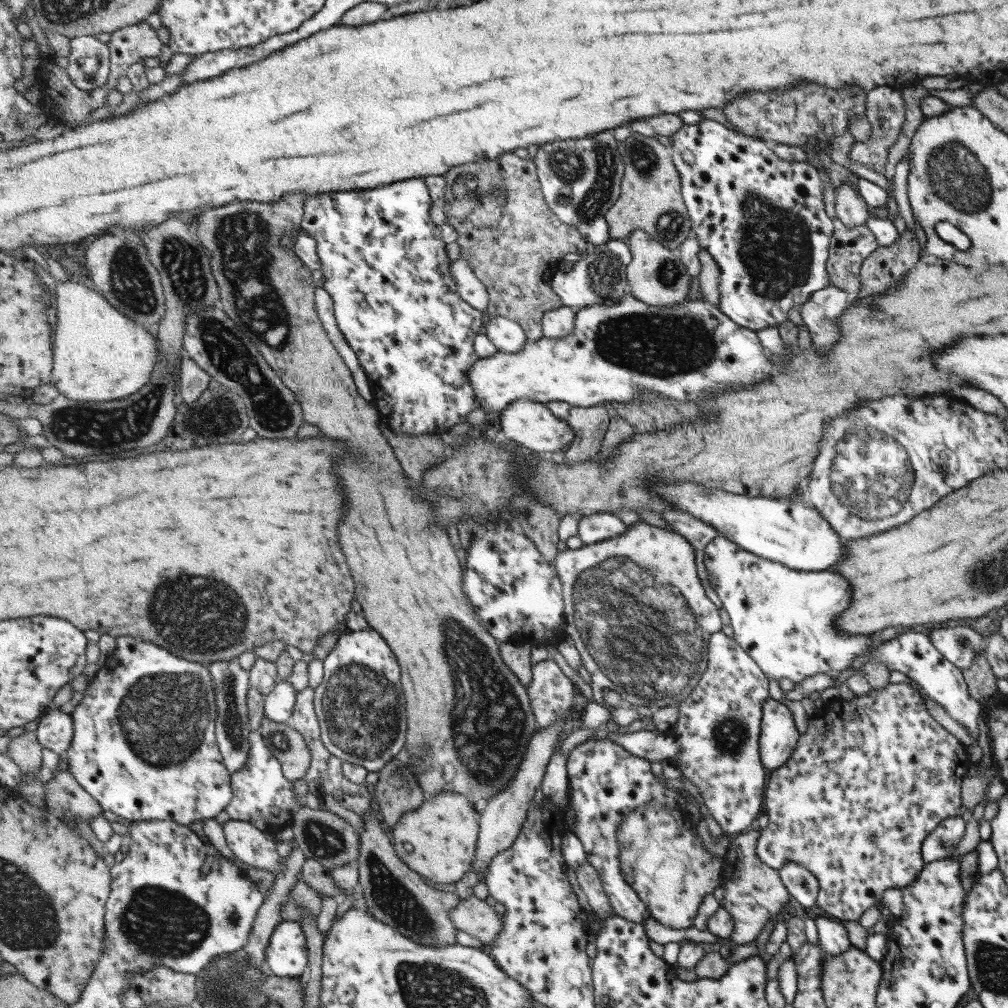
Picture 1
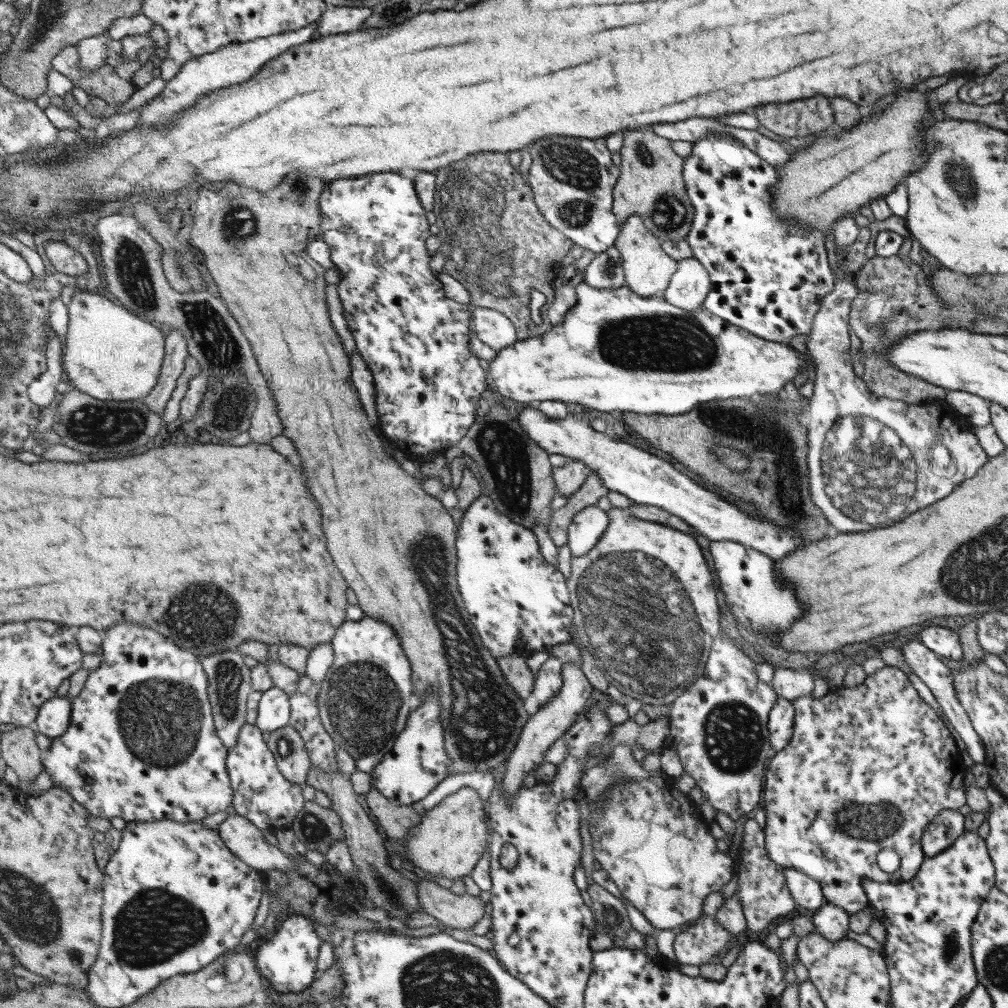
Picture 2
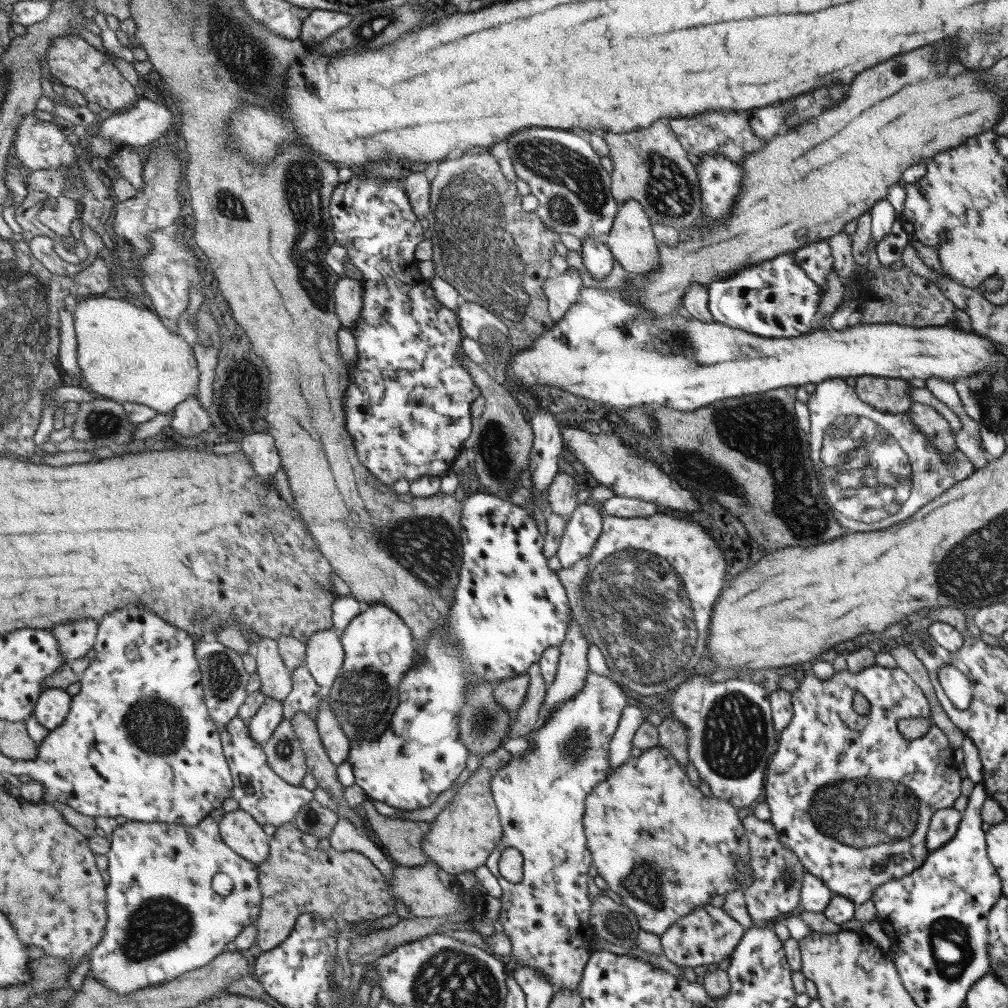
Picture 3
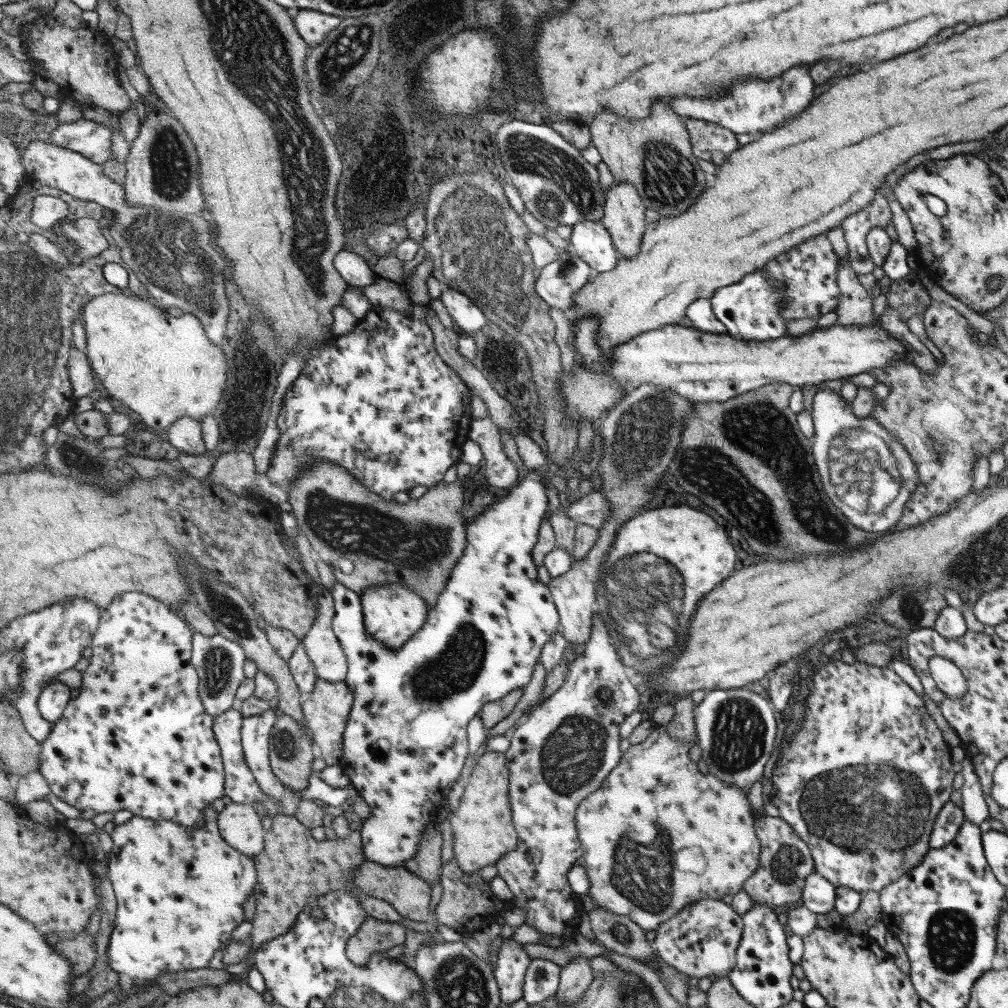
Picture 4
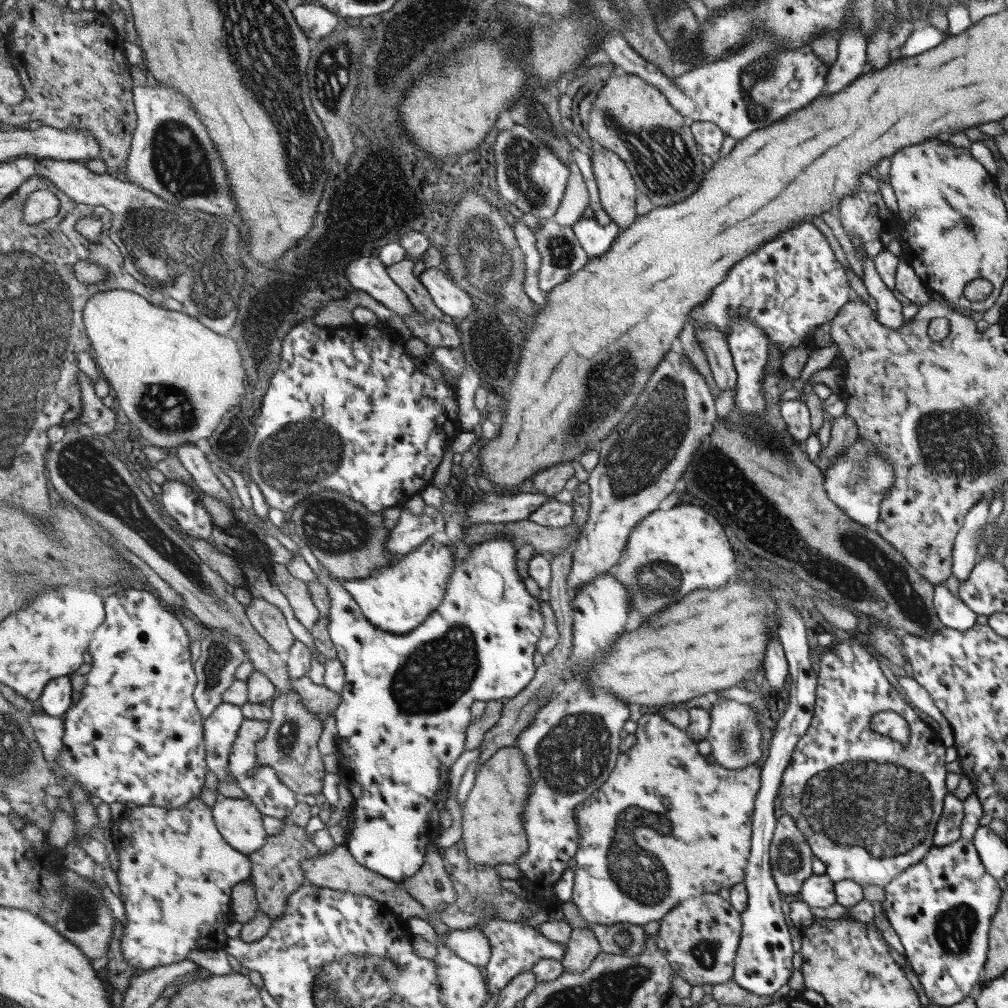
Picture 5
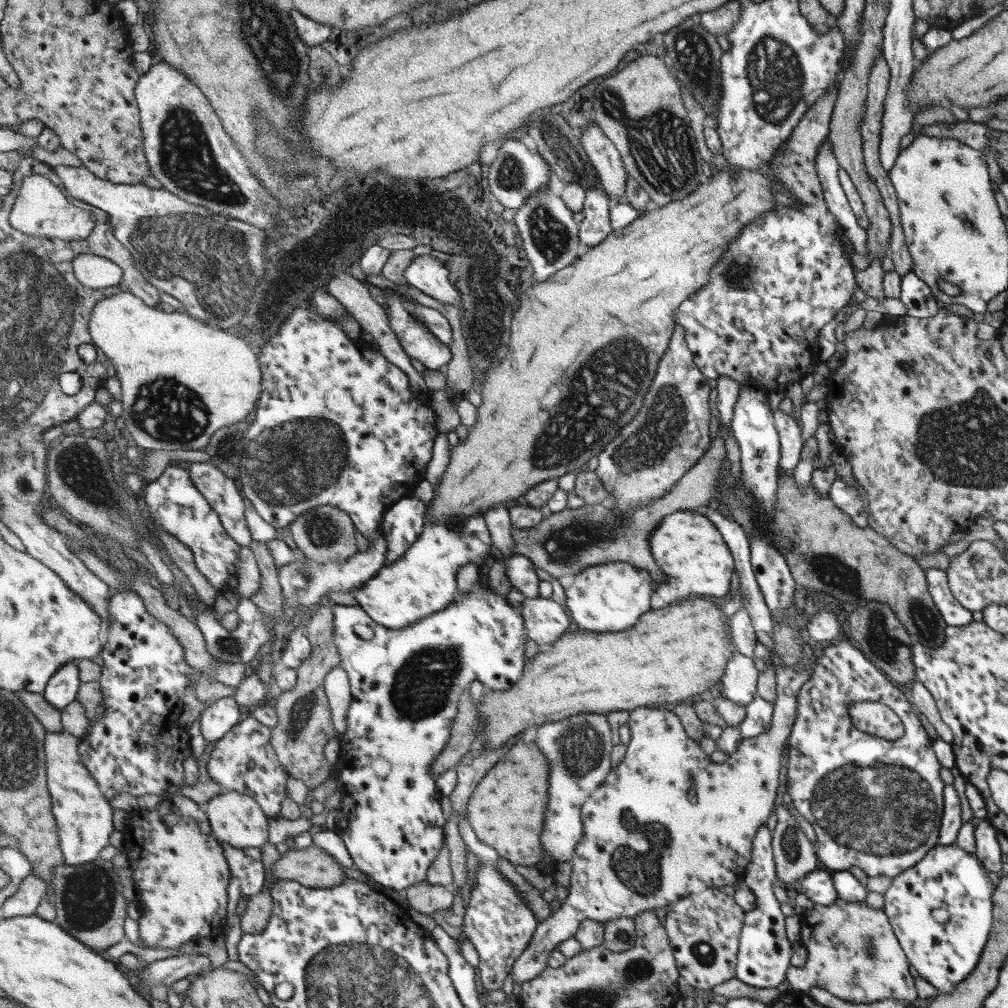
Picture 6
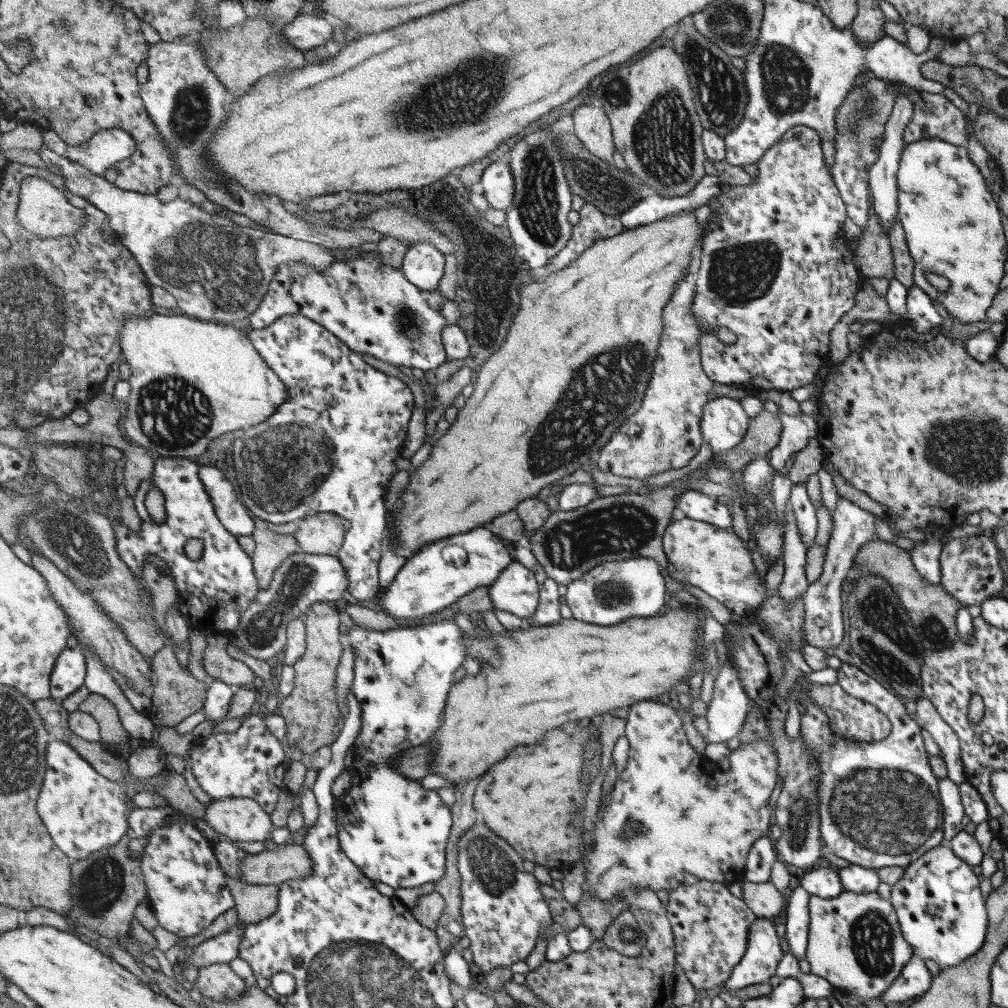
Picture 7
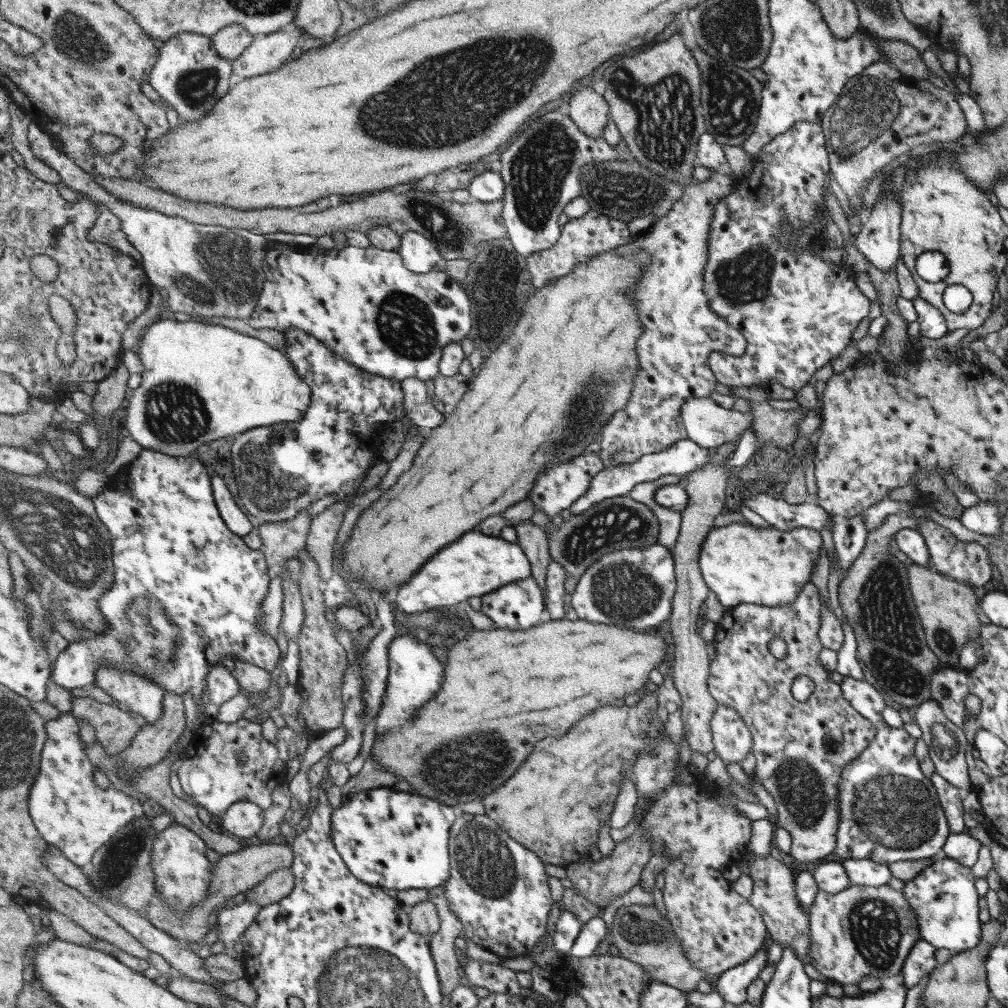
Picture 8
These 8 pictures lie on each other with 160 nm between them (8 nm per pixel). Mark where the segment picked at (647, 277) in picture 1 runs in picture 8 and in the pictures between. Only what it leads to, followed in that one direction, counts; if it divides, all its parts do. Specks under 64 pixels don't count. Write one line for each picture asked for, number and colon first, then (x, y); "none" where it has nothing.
2: (648, 269)
3: (631, 241)
4: (623, 217)
5: (618, 191)
6: (606, 157)
7: (592, 124)
8: (591, 111)

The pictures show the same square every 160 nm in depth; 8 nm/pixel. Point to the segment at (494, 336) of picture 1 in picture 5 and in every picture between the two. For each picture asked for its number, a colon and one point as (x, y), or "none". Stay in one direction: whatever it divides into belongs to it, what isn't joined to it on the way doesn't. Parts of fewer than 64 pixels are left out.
2: (493, 327)
3: (473, 318)
4: (468, 316)
5: (456, 303)

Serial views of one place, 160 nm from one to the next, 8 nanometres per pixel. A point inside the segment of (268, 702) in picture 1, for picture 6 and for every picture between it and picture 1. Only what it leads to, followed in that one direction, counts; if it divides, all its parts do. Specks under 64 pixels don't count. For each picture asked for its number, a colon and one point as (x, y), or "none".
2: (275, 710)
3: (263, 725)
4: (256, 734)
5: (262, 784)
6: (245, 761)

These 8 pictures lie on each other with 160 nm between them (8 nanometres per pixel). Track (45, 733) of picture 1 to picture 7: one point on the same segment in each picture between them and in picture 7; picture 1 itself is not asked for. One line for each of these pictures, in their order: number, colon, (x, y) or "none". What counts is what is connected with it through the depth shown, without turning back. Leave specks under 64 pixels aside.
2: (54, 719)
3: (54, 705)
4: (54, 700)
5: (57, 699)
6: (64, 687)
7: (71, 672)

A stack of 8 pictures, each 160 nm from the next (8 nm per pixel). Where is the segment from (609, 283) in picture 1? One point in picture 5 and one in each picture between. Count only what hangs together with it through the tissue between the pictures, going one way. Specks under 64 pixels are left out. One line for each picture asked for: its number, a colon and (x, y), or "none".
2: (606, 271)
3: (599, 259)
4: (593, 243)
5: (596, 240)

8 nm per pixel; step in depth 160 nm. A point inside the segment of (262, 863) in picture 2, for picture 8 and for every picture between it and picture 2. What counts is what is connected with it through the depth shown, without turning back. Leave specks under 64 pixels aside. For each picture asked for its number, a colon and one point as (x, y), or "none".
3: (242, 831)
4: (240, 824)
5: (241, 822)
6: (237, 819)
7: (241, 819)
8: (245, 819)

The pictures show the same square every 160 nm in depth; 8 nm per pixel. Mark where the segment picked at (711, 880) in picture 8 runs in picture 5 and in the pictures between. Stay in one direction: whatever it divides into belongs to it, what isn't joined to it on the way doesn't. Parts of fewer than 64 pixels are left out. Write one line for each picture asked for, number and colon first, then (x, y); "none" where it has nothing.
5: (699, 937)
6: (703, 927)
7: (710, 925)

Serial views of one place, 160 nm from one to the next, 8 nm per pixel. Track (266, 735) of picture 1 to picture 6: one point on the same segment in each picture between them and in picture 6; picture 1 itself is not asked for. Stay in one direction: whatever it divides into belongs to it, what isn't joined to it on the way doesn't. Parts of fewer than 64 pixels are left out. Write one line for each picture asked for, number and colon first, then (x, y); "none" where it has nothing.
2: (288, 746)
3: (286, 756)
4: (292, 750)
5: (292, 744)
6: (305, 725)

